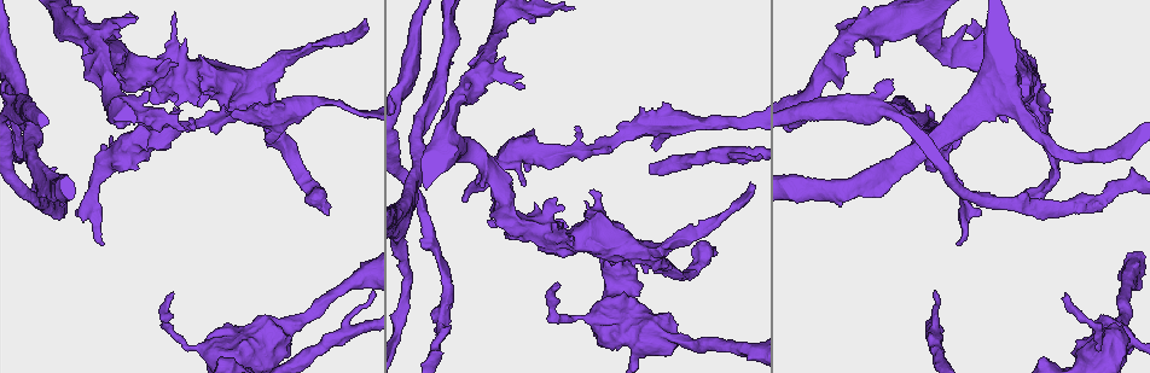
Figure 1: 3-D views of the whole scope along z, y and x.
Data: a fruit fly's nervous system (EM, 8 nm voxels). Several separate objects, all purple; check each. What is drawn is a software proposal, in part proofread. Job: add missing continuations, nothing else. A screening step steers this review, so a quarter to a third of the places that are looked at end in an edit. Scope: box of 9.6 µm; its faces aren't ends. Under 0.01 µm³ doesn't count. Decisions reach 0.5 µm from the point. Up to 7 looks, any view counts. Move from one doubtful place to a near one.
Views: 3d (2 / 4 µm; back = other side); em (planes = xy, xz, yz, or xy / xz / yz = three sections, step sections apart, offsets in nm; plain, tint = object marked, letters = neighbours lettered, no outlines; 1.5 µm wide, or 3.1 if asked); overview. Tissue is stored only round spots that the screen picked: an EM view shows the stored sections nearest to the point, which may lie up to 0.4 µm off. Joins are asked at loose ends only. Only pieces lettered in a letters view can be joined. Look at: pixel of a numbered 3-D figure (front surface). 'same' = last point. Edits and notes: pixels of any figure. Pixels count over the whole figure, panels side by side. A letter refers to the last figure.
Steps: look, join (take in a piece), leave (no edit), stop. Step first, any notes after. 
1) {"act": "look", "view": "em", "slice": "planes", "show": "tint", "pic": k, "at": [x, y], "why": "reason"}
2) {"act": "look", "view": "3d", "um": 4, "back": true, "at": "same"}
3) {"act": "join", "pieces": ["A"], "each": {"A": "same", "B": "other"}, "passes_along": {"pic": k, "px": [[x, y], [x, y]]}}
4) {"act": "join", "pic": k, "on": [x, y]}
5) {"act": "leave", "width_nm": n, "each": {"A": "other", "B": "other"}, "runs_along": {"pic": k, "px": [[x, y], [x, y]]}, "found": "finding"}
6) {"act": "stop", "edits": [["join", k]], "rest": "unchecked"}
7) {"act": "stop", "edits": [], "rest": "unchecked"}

{"act": "look", "view": "em", "slice": "planes", "show": "letters", "pic": 1, "at": [67, 13], "why": "thick end"}

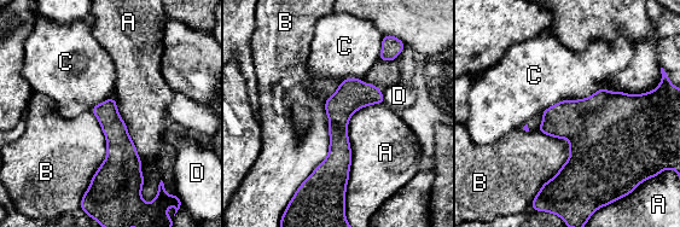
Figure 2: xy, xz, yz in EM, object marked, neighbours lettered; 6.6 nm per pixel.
{"act": "leave", "longest_contact_nm": ["A", 700], "each": {"A": "other", "B": "other", "C": "other", "D": "other"}, "found": "none of them fits"}

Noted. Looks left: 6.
{"act": "look", "view": "3d", "um": 2, "pic": 1, "at": [136, 18], "why": "an open end"}

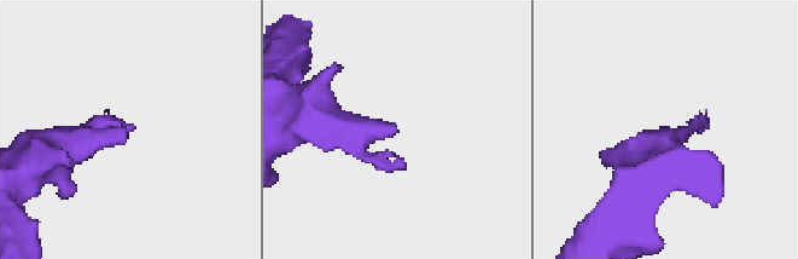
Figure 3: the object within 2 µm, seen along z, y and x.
{"act": "look", "view": "em", "slice": "planes", "show": "tint", "pic": 3, "at": [401, 170], "why": "now the EM"}

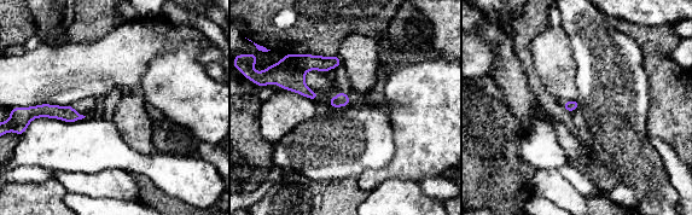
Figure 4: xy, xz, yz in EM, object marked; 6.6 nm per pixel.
{"act": "look", "view": "em", "slice": "planes", "show": "letters", "at": "same", "why": "see the neighbours"}

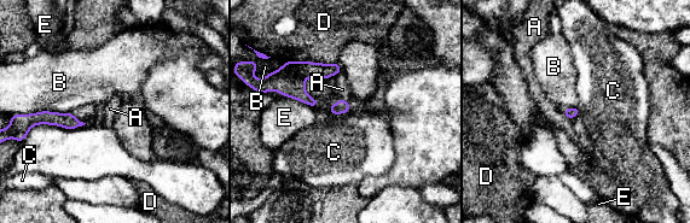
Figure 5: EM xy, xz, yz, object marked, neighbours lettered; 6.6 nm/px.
{"act": "leave", "each": {"A": "other", "B": "other", "C": "other", "D": "other", "E": "other"}, "border": {"pic": 5, "px": [[577, 107], [580, 113]]}, "found": "none of them fits"}

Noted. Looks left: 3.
{"act": "look", "view": "em", "slice": "planes", "show": "plain", "pic": 1, "at": [980, 213], "why": "free end"}

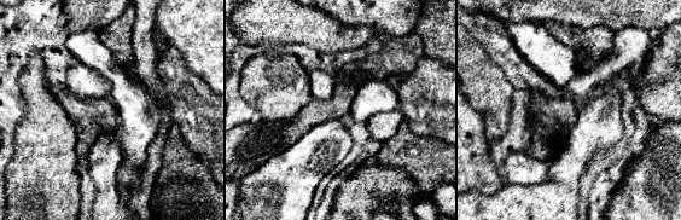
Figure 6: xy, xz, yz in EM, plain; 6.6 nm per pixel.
{"act": "look", "view": "em", "slice": "planes", "show": "letters", "at": "same"}

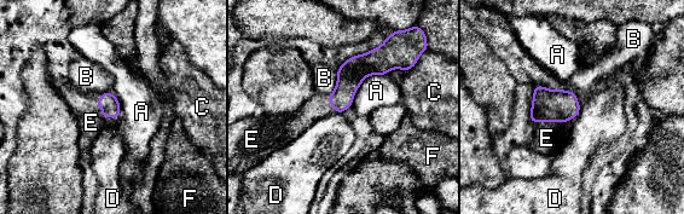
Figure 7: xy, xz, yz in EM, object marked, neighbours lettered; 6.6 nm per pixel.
{"act": "join", "pieces": ["E"], "each": {"A": "other", "B": "other", "C": "other", "D": "other", "E": "same", "F": "other"}, "passes_along": {"pic": 7, "px": [[549, 105], [552, 121], [546, 138]]}, "found": "the neuron continues"}

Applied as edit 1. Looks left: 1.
{"act": "stop", "edits": [["join", 7]], "rest": "unchecked"}

